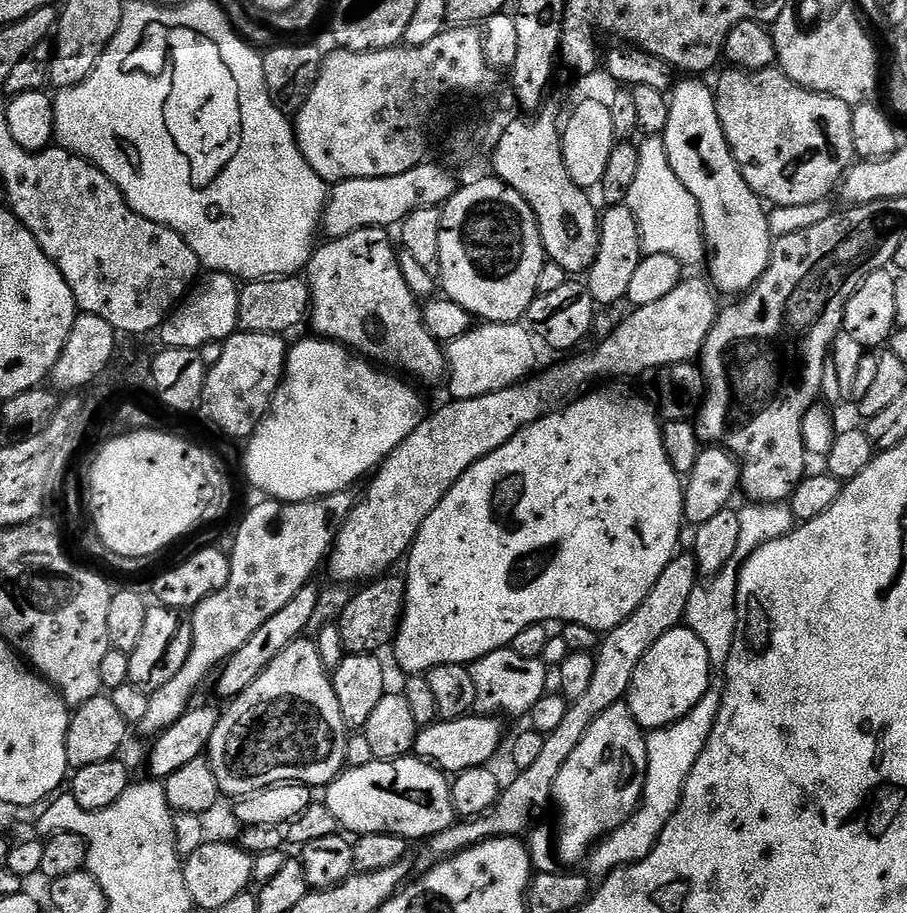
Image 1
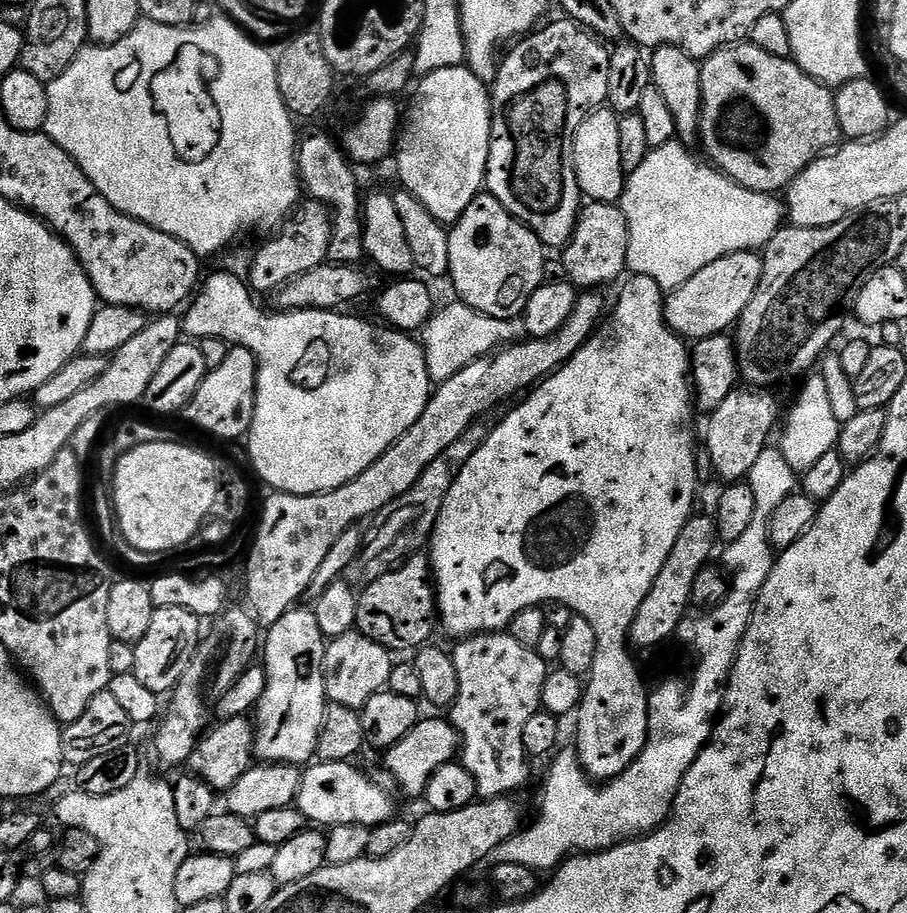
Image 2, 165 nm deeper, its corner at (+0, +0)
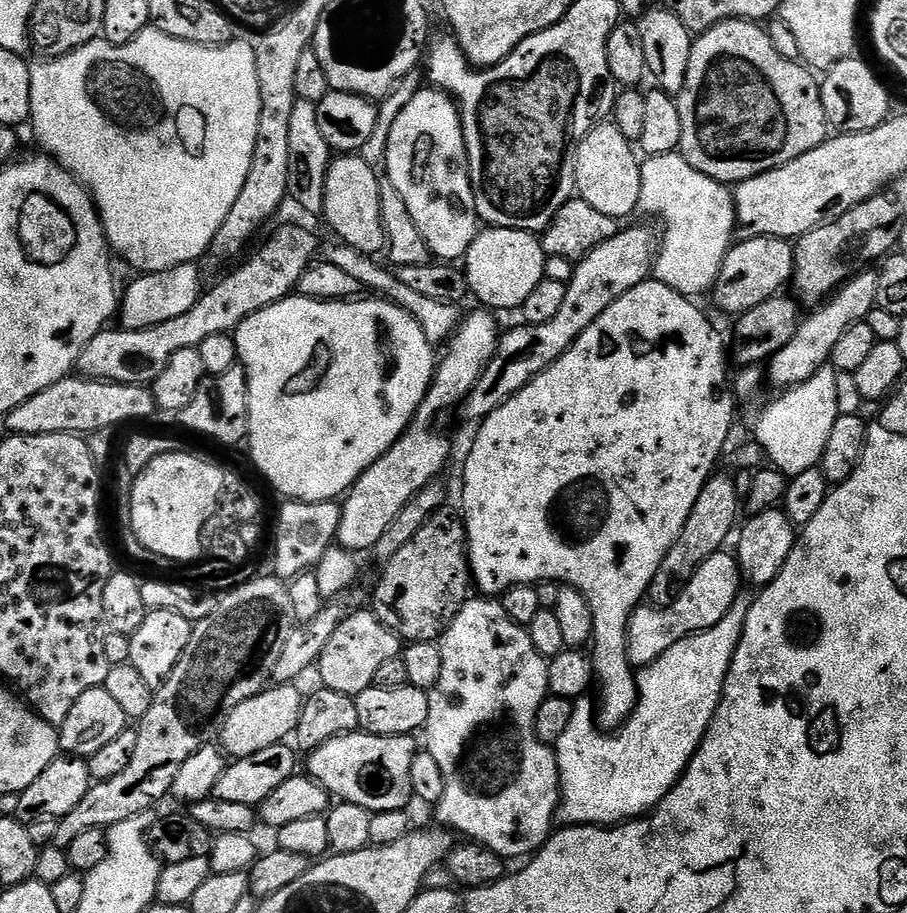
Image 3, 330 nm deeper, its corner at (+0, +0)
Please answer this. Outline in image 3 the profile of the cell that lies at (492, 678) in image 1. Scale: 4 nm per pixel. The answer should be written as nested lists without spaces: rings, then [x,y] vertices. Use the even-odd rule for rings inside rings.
[[[469,598],[464,603],[462,610],[458,610],[454,622],[450,622],[450,626],[438,641],[442,650],[442,675],[438,677],[436,685],[428,692],[430,714],[426,718],[422,729],[422,737],[424,736],[425,742],[428,743],[425,744],[426,751],[434,758],[434,762],[438,762],[438,766],[442,769],[444,790],[442,798],[434,806],[434,812],[436,812],[437,822],[440,823],[437,825],[443,826],[453,833],[461,832],[464,835],[461,837],[494,850],[494,854],[505,858],[511,858],[511,856],[528,858],[539,852],[549,836],[552,835],[554,831],[552,820],[554,824],[560,807],[560,771],[558,770],[555,751],[549,745],[543,744],[534,730],[534,718],[538,714],[538,706],[542,706],[542,702],[550,694],[548,691],[548,661],[544,659],[542,654],[538,654],[538,650],[534,650],[534,642],[530,642],[527,627],[514,622],[514,618],[510,618],[510,614],[506,614],[503,603],[499,599],[479,599]]]

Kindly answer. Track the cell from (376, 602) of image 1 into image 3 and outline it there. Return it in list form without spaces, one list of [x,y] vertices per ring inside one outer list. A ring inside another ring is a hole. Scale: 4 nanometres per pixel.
[[[445,506],[430,514],[422,530],[418,530],[418,534],[414,534],[414,538],[410,538],[410,542],[406,542],[406,546],[402,546],[402,550],[398,550],[398,554],[394,554],[394,558],[381,567],[384,569],[372,592],[370,610],[387,628],[394,630],[401,641],[413,644],[439,641],[450,622],[454,622],[458,610],[462,610],[470,598],[468,587],[471,589],[474,581],[472,570],[468,567],[468,531],[464,529],[463,515],[459,511],[451,512],[450,508]]]

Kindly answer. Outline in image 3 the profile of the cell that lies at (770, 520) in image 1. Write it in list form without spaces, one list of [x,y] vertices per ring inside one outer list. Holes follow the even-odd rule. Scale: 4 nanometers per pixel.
[[[748,590],[741,591],[730,614],[726,614],[726,618],[718,622],[718,626],[710,626],[710,630],[702,630],[693,636],[682,638],[682,642],[674,642],[674,646],[670,646],[670,650],[666,650],[666,654],[662,654],[658,662],[639,669],[636,689],[640,697],[636,700],[636,708],[627,722],[611,734],[598,727],[591,699],[581,698],[573,703],[574,714],[570,717],[570,723],[566,725],[562,738],[558,738],[554,745],[560,771],[558,820],[561,825],[627,824],[630,820],[648,815],[662,802],[662,798],[666,798],[666,794],[670,794],[670,790],[679,782],[688,768],[688,763],[700,749],[702,738],[716,717],[720,696],[724,692],[726,674],[730,670],[732,656],[736,653],[736,647],[742,638],[742,630],[752,609],[753,599],[753,593],[748,593]]]

